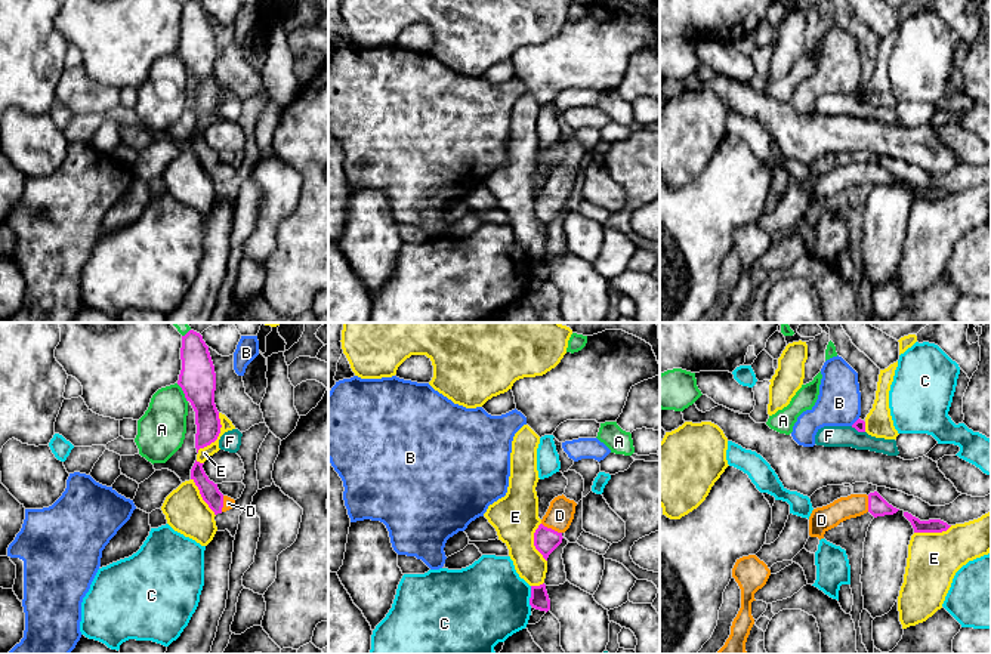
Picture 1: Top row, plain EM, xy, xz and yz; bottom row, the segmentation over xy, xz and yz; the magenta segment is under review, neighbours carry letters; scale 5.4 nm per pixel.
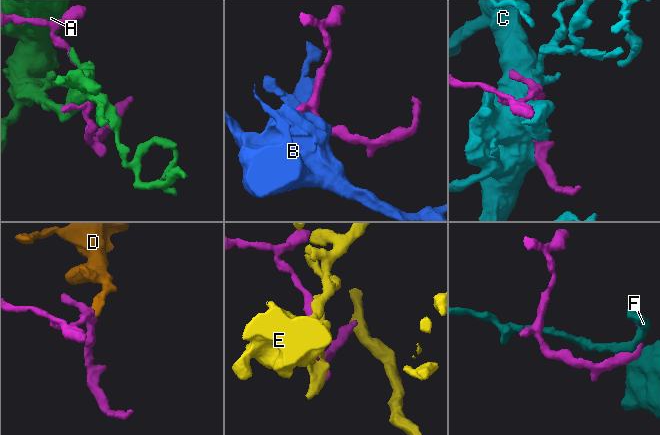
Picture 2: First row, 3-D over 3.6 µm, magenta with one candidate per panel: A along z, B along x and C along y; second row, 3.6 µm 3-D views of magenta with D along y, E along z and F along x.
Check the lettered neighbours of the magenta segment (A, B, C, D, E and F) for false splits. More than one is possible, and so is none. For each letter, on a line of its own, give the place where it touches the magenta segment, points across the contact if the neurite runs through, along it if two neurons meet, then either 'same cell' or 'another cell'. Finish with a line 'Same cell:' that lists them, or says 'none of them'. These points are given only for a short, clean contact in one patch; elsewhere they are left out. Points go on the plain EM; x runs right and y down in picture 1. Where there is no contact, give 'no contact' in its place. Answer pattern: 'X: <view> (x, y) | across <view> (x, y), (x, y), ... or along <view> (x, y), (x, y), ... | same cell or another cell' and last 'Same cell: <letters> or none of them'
A: xy (184, 61) | another cell
B: yz (855, 90) | another cell
C: xz (531, 265) | another cell
D: xz (550, 197) | across xz (546, 209), (550, 197), (559, 184) | same cell
E: xy (218, 104) | another cell
F: yz (858, 99) | another cell
Same cell: D

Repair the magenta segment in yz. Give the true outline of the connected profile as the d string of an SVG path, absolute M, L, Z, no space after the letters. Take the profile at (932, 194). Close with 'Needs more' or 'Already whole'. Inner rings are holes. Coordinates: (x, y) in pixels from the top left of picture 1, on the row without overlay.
M904 181L904 185L911 191L914 201L942 201L951 195L941 188L920 189L908 181Z. Already whole

